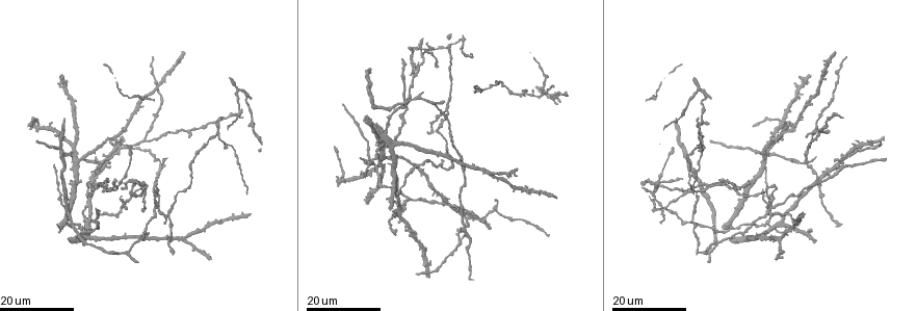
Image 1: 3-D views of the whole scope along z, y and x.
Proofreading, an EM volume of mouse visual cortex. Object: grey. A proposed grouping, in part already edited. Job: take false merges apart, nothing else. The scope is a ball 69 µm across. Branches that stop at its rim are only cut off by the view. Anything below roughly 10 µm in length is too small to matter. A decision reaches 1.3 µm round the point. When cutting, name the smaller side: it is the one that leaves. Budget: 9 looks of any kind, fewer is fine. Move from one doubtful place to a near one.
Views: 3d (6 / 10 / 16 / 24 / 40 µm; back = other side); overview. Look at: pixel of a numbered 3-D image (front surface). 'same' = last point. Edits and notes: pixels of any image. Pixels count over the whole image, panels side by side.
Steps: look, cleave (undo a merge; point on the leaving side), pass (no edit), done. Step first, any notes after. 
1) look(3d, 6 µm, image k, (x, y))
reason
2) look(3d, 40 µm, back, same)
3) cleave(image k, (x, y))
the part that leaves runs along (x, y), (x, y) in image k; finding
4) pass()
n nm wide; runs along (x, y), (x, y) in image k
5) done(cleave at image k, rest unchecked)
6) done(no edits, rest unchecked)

look(3d, 16 µm, image 1, (469, 236))
three-way junction

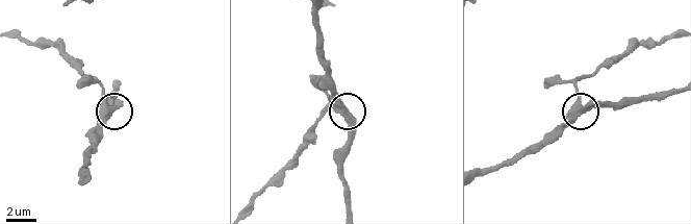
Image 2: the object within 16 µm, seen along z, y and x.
look(3d, 10 µm, image 2, (583, 111))

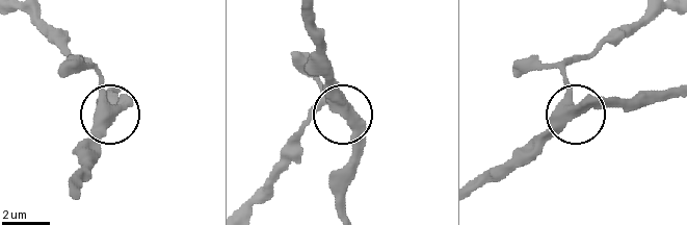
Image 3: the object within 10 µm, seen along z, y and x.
pass()
side arm 14 µm; 3 arms; one neuron here

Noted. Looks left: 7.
look(3d, 16 µm, image 1, (396, 209))

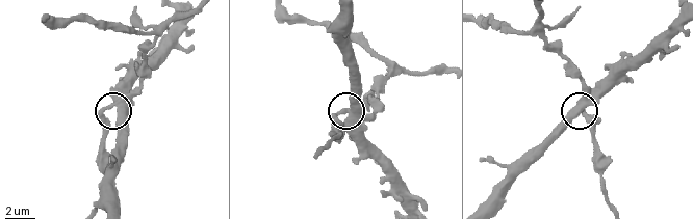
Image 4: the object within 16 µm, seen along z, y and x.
look(3d, 6 µm, image 4, (580, 104))

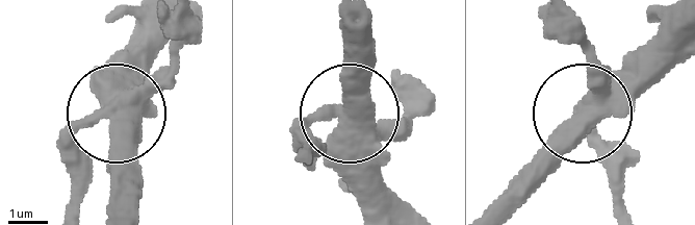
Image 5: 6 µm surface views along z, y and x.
look(3d, 6 µm, back, image 5, (342, 109))

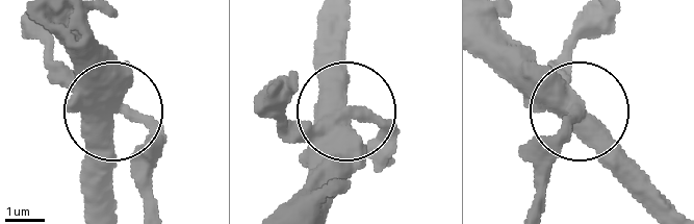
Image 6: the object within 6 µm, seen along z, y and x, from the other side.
pass()
510 nm wide; continuous, no second neuron

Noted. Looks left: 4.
look(3d, 24 µm, image 1, (398, 180))

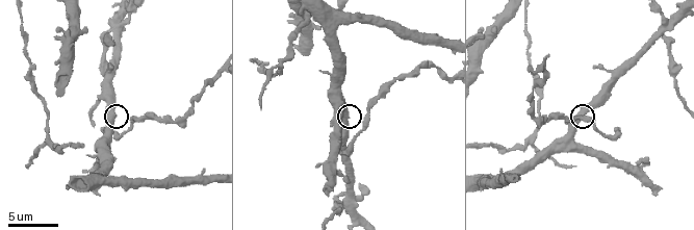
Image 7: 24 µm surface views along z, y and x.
look(3d, 10 µm, image 7, (346, 114))

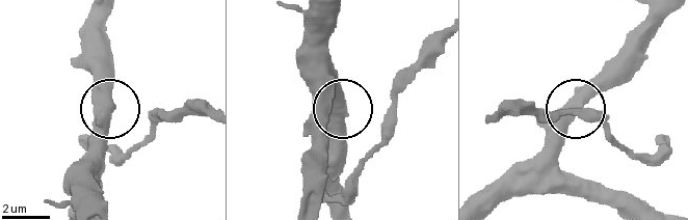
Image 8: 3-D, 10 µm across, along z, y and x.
pass()
all the same neuron

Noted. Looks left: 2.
look(3d, 16 µm, image 1, (68, 156))
branch point

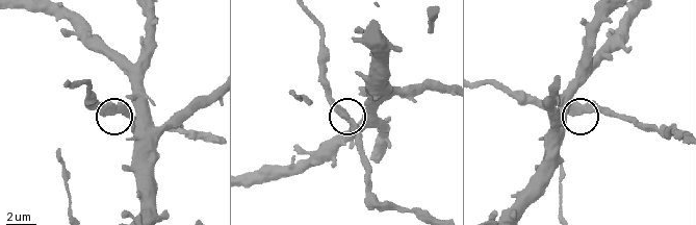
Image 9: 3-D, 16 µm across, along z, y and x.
look(3d, 10 µm, image 9, (579, 108))

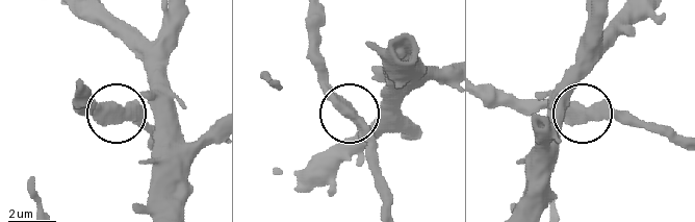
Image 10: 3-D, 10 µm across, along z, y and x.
pass()
continuous, no second neuron

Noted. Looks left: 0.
done(no edits, rest unchecked)

